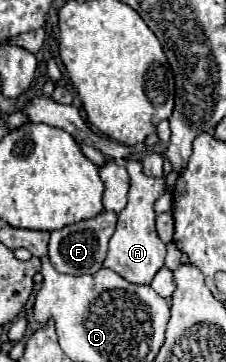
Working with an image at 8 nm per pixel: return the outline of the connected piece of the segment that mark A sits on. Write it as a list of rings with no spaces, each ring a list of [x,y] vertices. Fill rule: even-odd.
[[[130,159],[126,163],[126,169],[130,173],[130,191],[128,191],[128,205],[118,213],[118,227],[112,235],[112,241],[108,245],[108,255],[104,259],[104,267],[112,269],[120,277],[124,277],[130,283],[138,285],[150,285],[154,275],[164,267],[164,255],[166,245],[160,241],[156,229],[154,229],[154,201],[166,191],[162,179],[146,177],[142,173],[142,165],[136,159]]]

